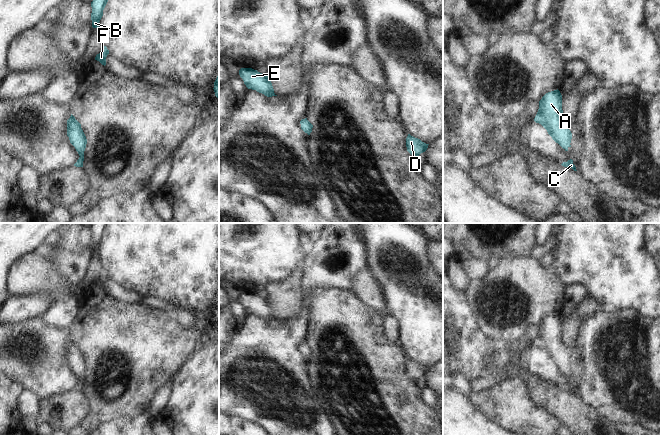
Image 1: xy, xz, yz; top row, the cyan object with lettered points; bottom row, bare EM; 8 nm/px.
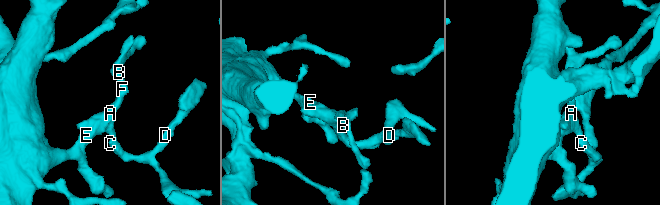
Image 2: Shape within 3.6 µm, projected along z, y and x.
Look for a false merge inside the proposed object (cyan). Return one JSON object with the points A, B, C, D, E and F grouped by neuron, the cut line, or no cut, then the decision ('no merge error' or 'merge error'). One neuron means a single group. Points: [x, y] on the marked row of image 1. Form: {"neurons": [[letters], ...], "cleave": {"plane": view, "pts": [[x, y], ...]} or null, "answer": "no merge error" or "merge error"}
{"neurons": [["A", "B", "C", "D", "E", "F"]], "cleave": null, "answer": "no merge error"}

